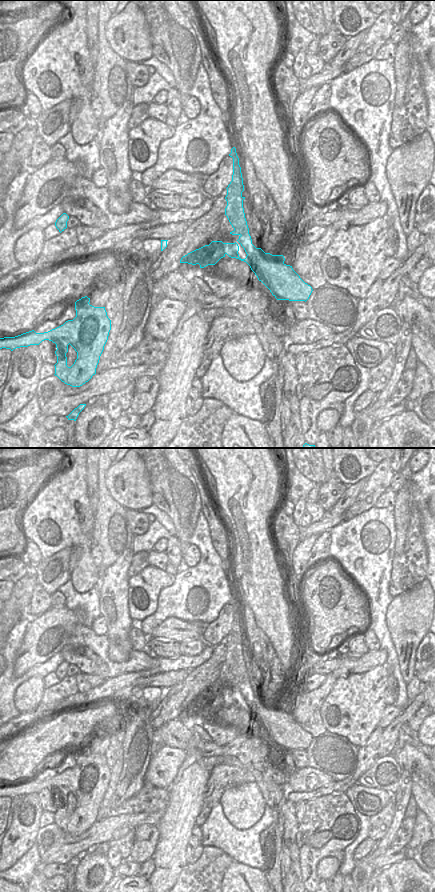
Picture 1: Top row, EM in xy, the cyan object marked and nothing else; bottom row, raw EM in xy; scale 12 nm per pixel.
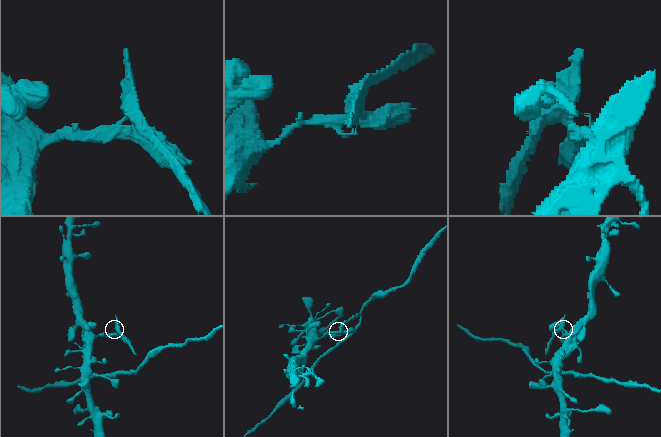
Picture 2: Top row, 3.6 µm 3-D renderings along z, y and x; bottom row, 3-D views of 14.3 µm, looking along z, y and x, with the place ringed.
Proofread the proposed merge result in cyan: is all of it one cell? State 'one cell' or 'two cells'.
two cells

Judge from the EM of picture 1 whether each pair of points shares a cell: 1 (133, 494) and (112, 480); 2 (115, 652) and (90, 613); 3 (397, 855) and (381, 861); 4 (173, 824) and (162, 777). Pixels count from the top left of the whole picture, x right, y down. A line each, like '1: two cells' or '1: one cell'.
1: one cell
2: two cells
3: one cell
4: two cells

